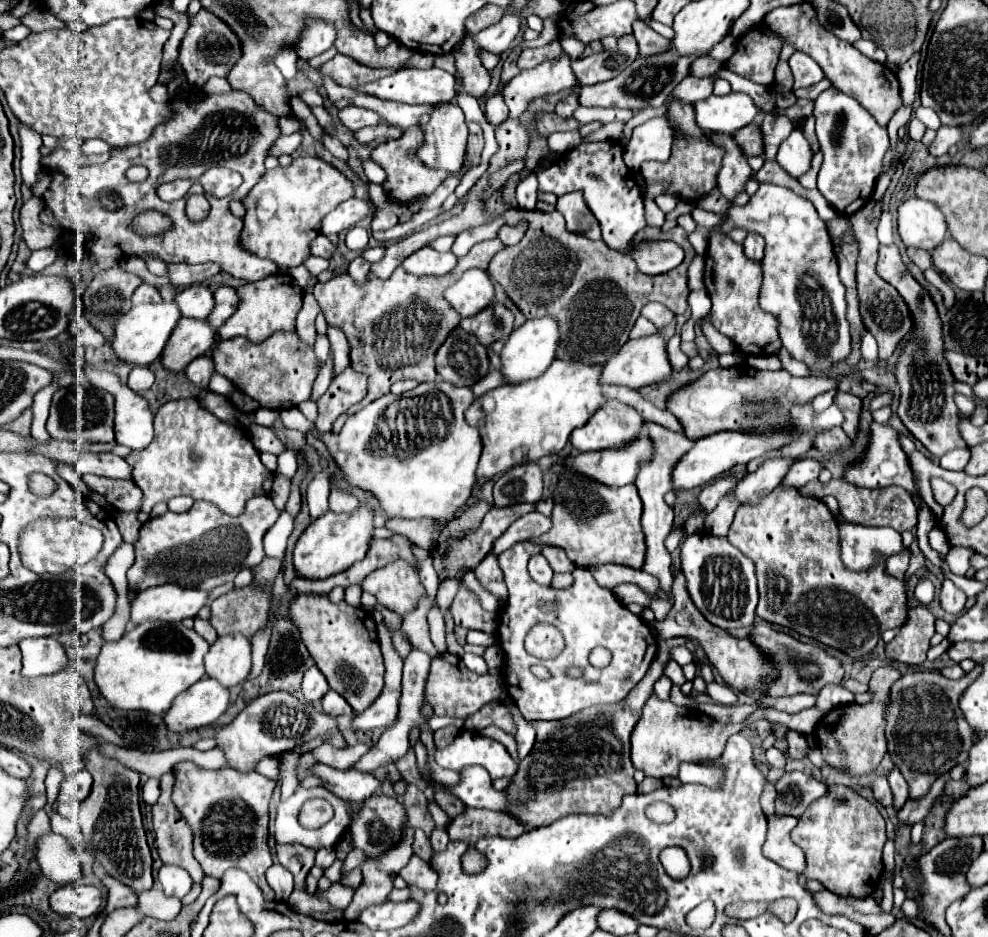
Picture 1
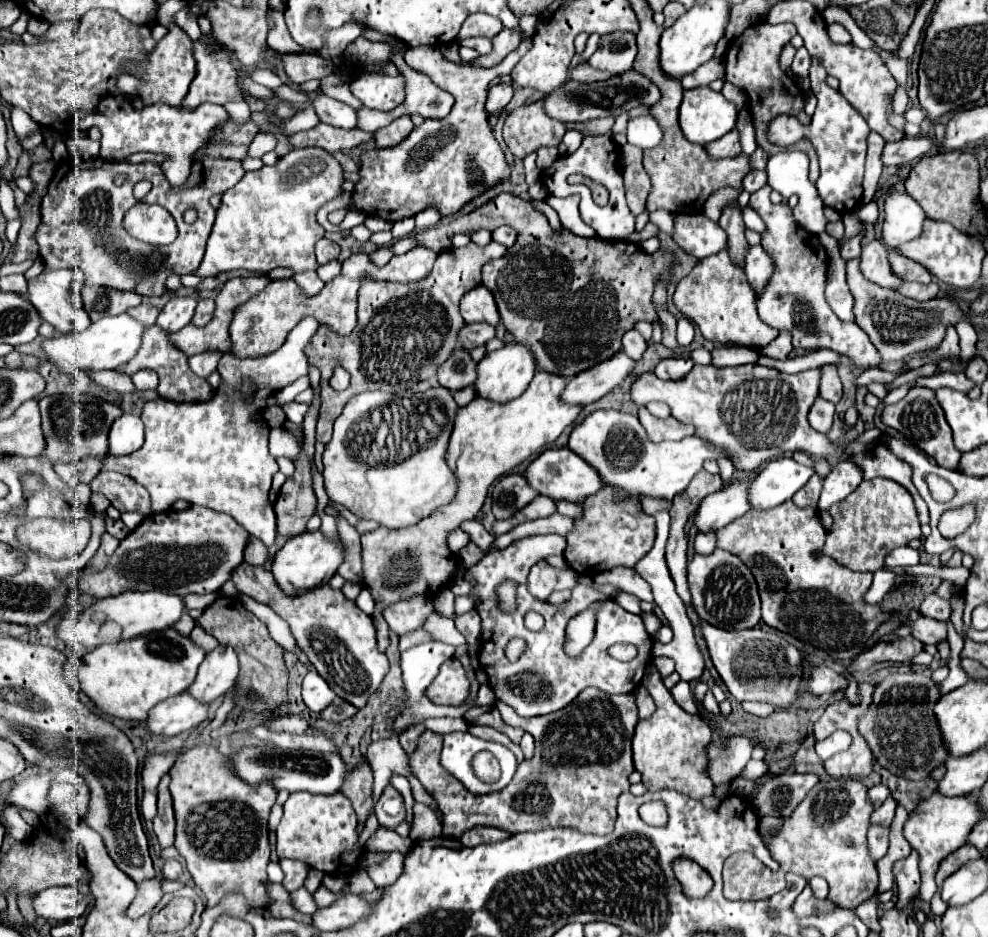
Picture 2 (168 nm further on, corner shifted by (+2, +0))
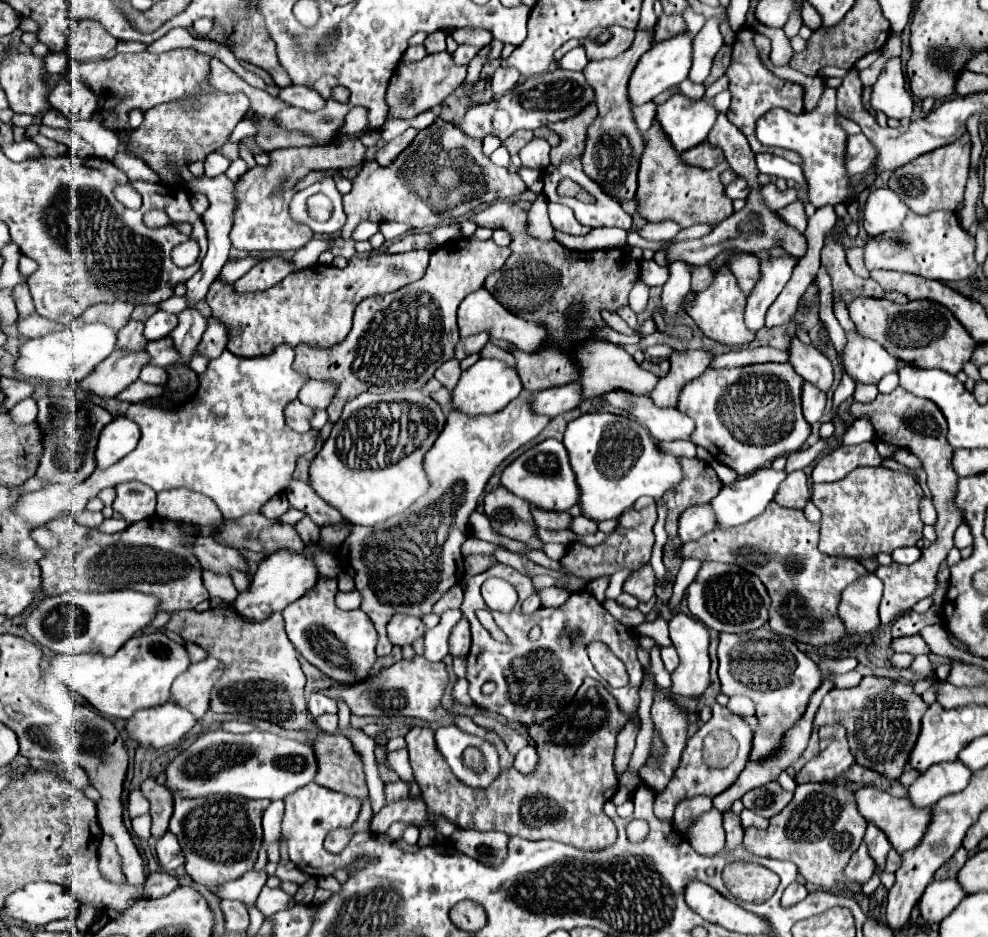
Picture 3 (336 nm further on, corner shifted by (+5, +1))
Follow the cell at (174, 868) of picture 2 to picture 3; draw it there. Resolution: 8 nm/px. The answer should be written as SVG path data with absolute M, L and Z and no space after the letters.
M167 832L155 846L157 850L157 860L159 860L159 866L165 870L165 872L171 872L175 868L179 868L183 862L185 862L185 856L181 852L181 846L177 842L177 838Z

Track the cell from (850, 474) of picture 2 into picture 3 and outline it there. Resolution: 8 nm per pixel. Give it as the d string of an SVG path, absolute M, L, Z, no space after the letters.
M863 442L857 446L841 446L829 454L825 454L813 470L813 482L823 484L823 482L837 482L843 480L849 472L861 466L879 466L883 458L879 452L875 452L873 442Z

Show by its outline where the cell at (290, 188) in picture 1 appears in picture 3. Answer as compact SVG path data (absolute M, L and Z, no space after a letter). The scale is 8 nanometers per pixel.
M347 138L343 142L331 142L325 146L303 146L303 148L283 148L269 154L269 166L255 166L247 170L235 182L237 208L233 212L233 228L229 238L233 248L245 252L295 252L301 250L311 238L313 230L291 220L289 204L297 194L295 184L313 170L323 168L345 168L363 162L365 146L359 138Z

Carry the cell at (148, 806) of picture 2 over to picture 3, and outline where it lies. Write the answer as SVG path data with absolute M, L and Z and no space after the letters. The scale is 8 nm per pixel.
M147 812L147 814L143 814L143 816L133 818L131 826L133 826L133 834L135 834L137 838L147 840L147 838L151 836L151 834L149 834L149 828L151 828L151 816L149 816L149 812Z

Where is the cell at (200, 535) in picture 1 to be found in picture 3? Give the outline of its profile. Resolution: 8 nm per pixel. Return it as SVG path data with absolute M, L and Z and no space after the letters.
M155 514L147 520L129 524L117 534L103 534L75 522L69 524L69 528L71 532L67 536L67 518L59 518L31 532L33 540L47 550L45 558L39 562L43 592L47 596L59 596L69 590L109 592L129 588L157 596L161 600L161 610L169 612L195 608L209 598L203 586L203 566L199 558L193 556L193 544L199 536L197 526L165 520Z

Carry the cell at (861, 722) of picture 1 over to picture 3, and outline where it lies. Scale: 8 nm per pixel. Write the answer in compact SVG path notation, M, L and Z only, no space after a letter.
M829 724L819 728L819 738L829 738L829 736L837 736L837 742L833 742L827 750L819 752L799 770L795 778L799 784L833 780L855 764L855 756L851 756L851 750L847 744L847 730L843 728L843 724Z

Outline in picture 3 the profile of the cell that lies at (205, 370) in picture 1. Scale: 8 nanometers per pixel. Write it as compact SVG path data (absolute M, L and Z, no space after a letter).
M209 318L207 322L209 322L207 330L205 330L203 340L199 342L199 346L195 350L195 356L205 356L207 360L213 360L215 356L221 356L221 352L227 346L227 330L215 318Z

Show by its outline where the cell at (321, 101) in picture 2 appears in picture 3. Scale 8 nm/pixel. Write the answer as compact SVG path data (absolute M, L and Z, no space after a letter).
M293 84L293 86L283 88L281 100L285 100L291 106L299 106L299 108L311 110L311 112L325 108L325 100L317 92L313 92L311 88L307 88L303 84Z

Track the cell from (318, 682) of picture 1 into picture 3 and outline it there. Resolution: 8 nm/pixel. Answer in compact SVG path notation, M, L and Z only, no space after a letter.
M315 692L315 694L309 696L309 712L311 712L313 718L317 718L325 712L337 712L337 704L335 704L335 700L327 698L325 694Z

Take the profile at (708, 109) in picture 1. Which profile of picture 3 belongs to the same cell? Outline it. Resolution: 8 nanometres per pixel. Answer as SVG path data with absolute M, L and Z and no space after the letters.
M681 92L657 108L657 120L679 152L705 142L717 116L717 108L707 98L693 100Z

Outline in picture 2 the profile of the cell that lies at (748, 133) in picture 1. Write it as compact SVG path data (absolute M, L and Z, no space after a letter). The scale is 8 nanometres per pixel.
M730 131L726 133L724 137L720 137L718 141L712 141L710 145L704 147L706 153L710 157L736 157L738 153L742 153L742 147L740 147L740 141L738 141L738 131Z

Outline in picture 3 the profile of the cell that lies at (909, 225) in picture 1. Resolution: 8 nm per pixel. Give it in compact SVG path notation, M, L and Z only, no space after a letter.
M891 188L873 190L865 206L865 230L869 236L881 236L883 232L893 232L907 218L909 206L891 192Z

